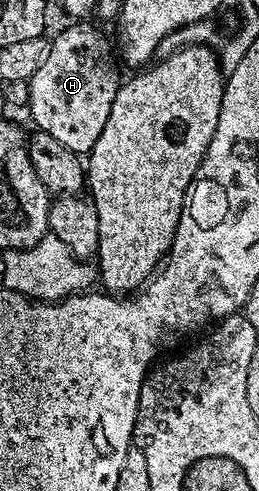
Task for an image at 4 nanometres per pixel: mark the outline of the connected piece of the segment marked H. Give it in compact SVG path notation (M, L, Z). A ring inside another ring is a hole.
M77 21L75 25L65 28L55 39L48 44L45 61L38 66L33 77L28 80L29 101L27 111L30 111L35 127L65 145L67 149L78 155L88 154L101 130L108 120L109 111L113 105L113 99L119 92L121 78L119 79L119 61L114 49L108 39L87 21Z

